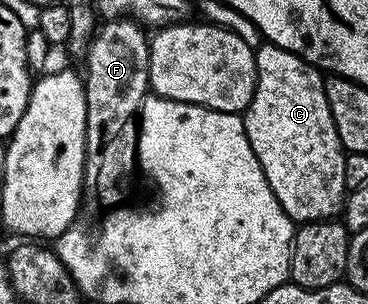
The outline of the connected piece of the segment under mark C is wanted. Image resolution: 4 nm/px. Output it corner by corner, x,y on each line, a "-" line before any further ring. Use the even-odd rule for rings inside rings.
261,43
260,47
255,49
255,54
256,89
250,106
242,115
248,141
262,166
262,174
266,174
270,190
293,222
311,222
335,217
345,206
346,153
334,126
334,114
330,114
330,102
324,89
325,77
321,69
308,64
290,50
282,50
277,44

